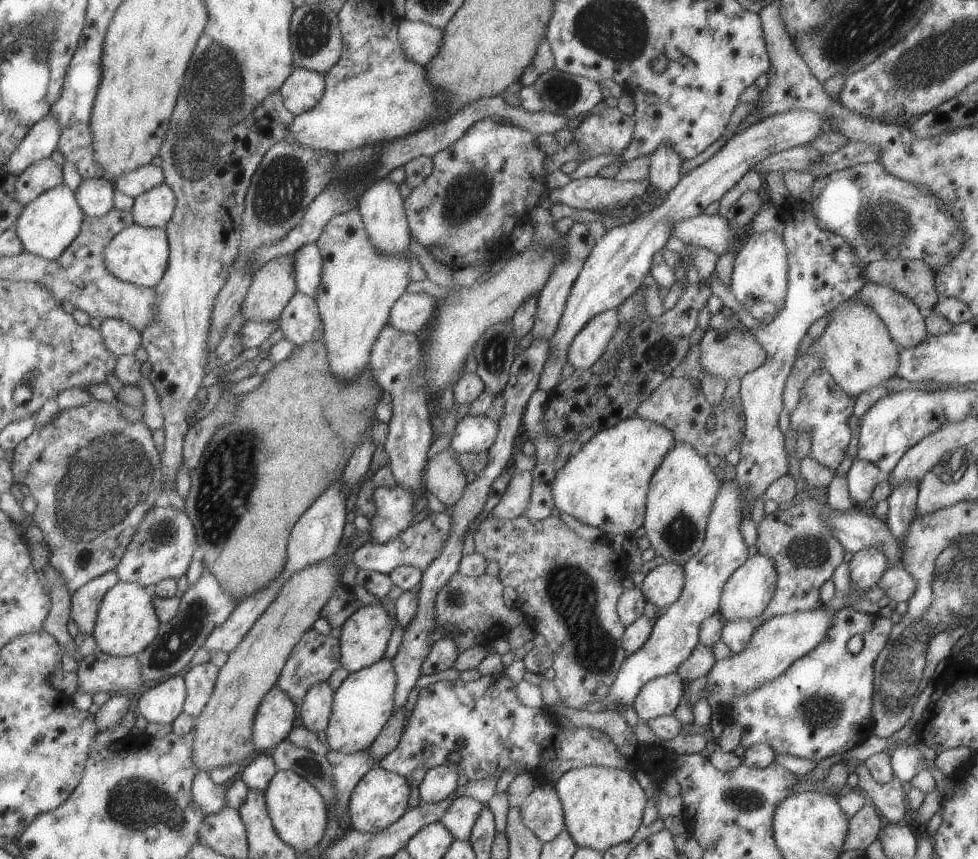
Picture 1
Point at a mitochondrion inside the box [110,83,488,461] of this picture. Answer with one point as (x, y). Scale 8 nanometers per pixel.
(192, 159)

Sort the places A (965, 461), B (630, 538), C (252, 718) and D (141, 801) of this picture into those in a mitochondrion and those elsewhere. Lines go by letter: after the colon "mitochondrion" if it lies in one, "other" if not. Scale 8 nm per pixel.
A: other
B: other
C: other
D: mitochondrion

